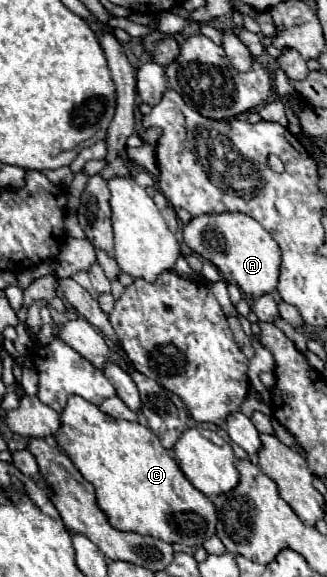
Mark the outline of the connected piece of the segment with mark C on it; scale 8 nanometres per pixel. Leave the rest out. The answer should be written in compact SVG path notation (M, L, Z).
M72 395L68 399L66 409L60 413L60 421L62 425L54 435L56 443L64 449L68 459L82 473L82 477L94 485L96 503L114 529L152 535L166 543L182 543L190 547L200 547L208 537L214 535L216 509L212 501L184 477L176 459L160 445L160 439L148 427L114 419L78 395Z

